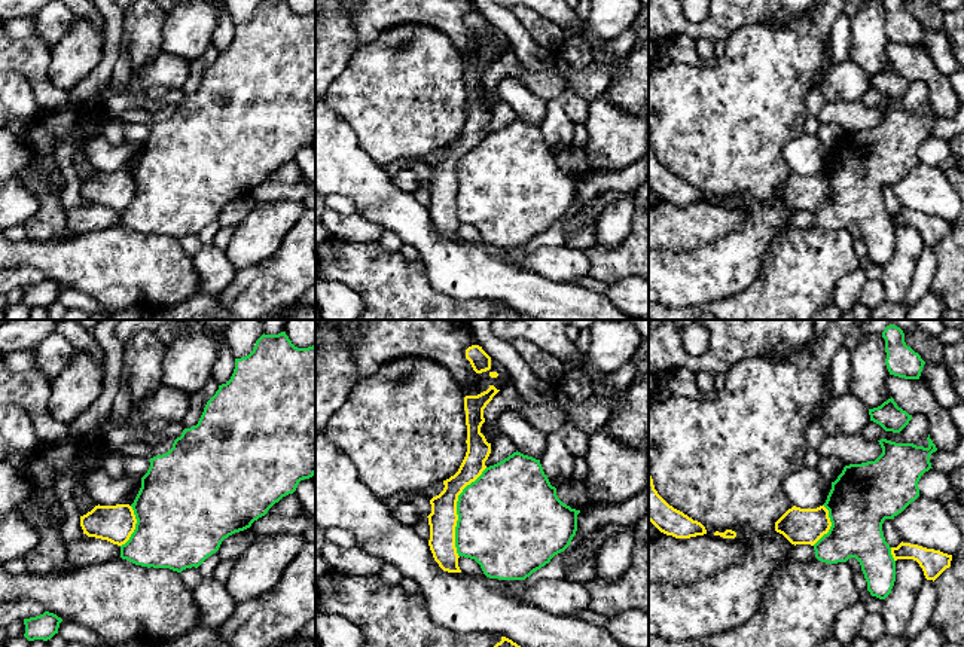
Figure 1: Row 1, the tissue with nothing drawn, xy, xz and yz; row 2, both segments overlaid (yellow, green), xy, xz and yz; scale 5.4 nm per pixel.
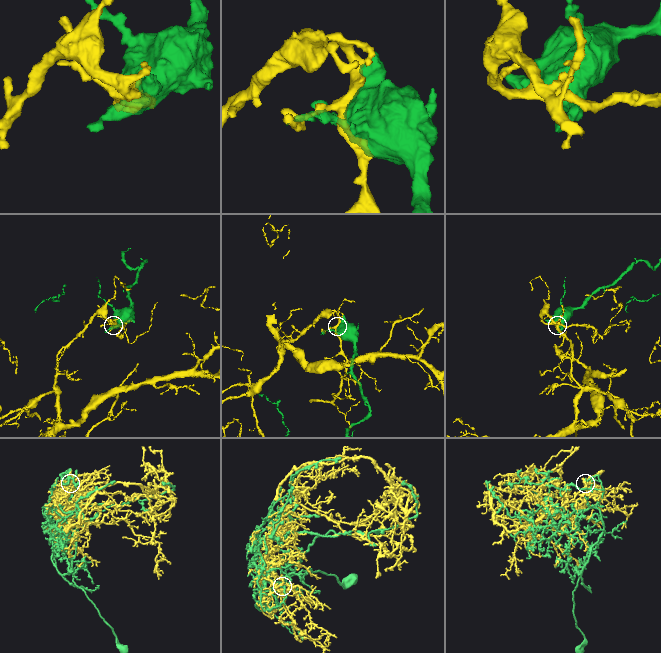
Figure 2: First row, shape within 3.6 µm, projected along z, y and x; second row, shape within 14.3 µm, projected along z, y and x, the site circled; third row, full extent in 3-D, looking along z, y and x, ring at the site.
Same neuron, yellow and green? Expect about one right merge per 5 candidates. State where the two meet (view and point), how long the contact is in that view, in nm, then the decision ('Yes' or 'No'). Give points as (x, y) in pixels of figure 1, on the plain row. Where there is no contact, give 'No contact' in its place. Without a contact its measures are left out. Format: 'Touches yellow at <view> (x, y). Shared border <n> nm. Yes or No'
Touches yellow at xz (455, 179). Shared border 500 nm. No

